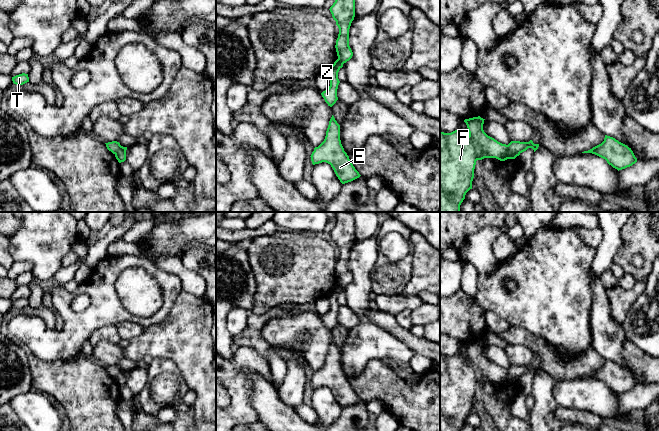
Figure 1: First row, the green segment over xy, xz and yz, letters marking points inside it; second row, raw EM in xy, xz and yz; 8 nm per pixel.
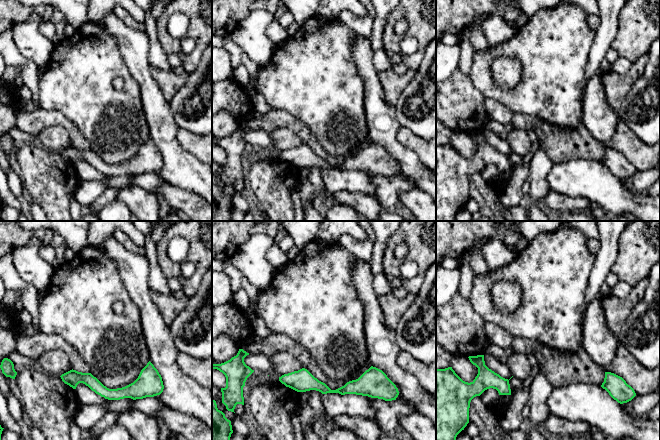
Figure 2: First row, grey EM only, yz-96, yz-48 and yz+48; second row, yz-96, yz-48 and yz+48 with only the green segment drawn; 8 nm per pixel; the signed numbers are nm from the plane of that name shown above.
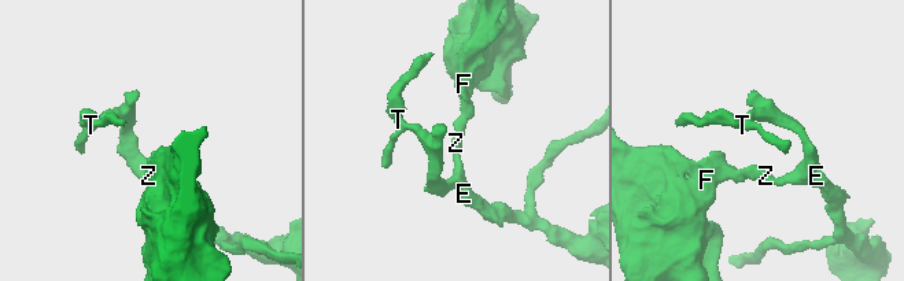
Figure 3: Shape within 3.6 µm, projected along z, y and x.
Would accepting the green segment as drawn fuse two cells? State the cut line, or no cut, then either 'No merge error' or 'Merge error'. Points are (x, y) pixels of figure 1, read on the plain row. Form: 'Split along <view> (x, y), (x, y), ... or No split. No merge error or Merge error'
Split along yz (506, 369), (516, 380). Merge error

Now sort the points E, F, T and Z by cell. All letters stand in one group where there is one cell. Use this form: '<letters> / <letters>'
E T Z / F

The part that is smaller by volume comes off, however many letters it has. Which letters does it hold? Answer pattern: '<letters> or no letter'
E, T, Z

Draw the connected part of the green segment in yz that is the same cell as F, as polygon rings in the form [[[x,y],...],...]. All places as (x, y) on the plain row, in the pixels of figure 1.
[[[480,340],[465,343],[464,346],[469,356],[468,360],[459,354],[451,357],[440,355],[440,431],[460,431],[466,417],[472,413],[477,384],[496,382],[505,385],[517,381],[506,368],[498,366],[484,356],[484,344]]]

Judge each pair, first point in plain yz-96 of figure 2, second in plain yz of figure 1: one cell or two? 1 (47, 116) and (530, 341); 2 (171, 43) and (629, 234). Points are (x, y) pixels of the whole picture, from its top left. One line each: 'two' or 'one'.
1: one
2: one

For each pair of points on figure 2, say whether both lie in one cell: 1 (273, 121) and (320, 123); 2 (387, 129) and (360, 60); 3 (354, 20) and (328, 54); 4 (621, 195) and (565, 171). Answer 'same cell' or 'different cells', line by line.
1: different cells
2: same cell
3: different cells
4: same cell

